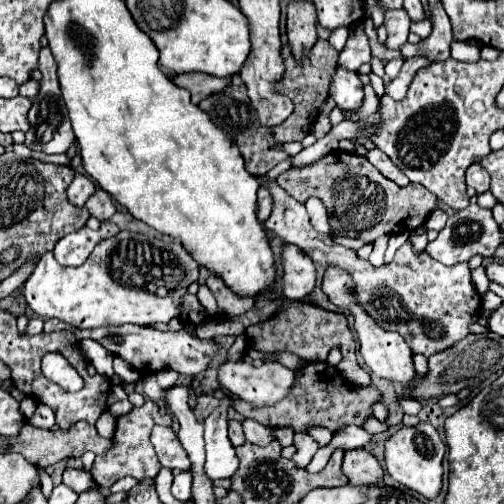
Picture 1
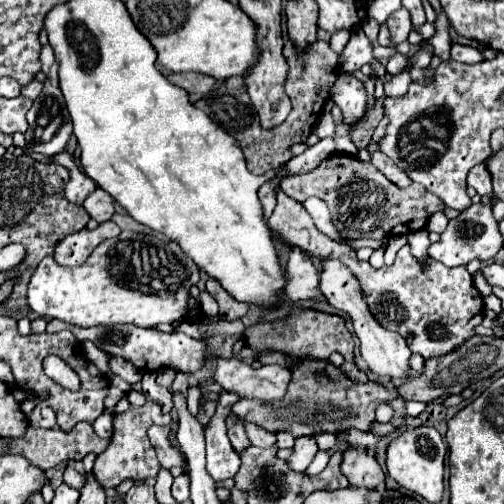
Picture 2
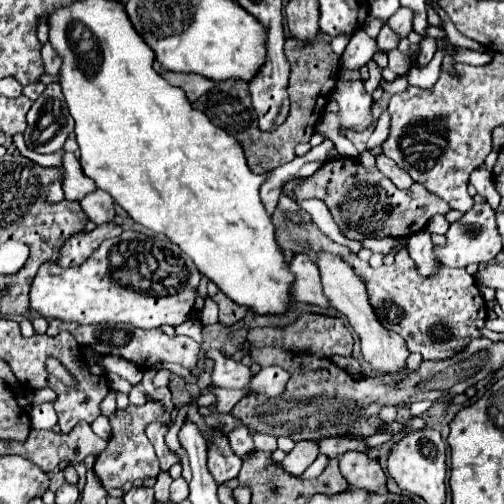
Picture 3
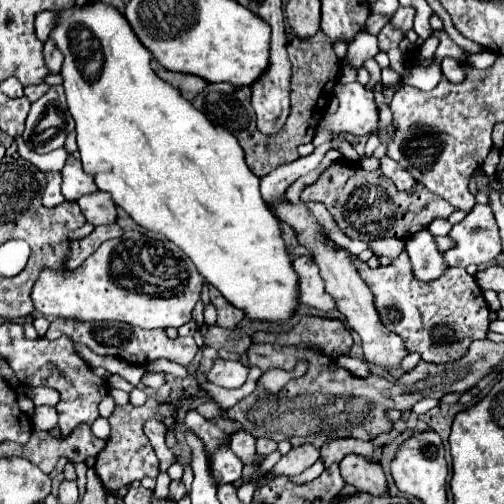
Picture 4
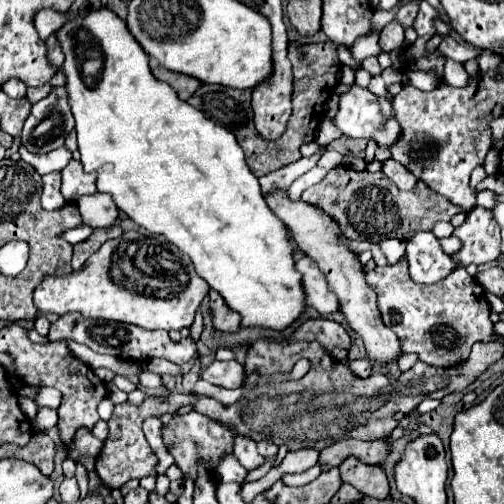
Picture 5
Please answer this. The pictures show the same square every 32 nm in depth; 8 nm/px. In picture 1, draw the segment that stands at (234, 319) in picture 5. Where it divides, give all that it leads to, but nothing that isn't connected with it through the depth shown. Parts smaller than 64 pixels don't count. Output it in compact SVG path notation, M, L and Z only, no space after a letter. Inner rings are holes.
M212 274L208 280L206 280L208 288L212 290L212 294L216 296L216 302L218 302L218 308L230 316L240 316L244 312L248 312L252 306L254 306L254 298L256 296L238 296L236 292L232 292L224 280L216 274Z

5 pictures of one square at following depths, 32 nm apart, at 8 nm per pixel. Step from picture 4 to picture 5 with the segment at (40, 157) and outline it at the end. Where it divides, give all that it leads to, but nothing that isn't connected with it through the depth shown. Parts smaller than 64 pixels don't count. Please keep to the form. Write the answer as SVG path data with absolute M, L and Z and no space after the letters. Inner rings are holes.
M21 145L18 152L24 162L32 164L32 166L34 166L38 172L42 172L42 174L48 174L48 172L52 172L52 170L62 170L62 168L66 166L66 162L72 158L72 154L68 152L66 146L56 148L56 150L52 150L52 152L46 154L36 154L28 152L28 150Z

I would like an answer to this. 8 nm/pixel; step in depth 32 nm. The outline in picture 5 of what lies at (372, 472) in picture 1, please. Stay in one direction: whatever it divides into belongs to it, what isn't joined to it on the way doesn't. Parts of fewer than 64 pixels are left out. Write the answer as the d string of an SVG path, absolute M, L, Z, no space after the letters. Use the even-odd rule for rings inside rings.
M348 456L340 464L340 476L342 482L352 484L360 494L372 496L372 498L388 498L390 486L386 480L386 474L380 466L370 466L356 456Z

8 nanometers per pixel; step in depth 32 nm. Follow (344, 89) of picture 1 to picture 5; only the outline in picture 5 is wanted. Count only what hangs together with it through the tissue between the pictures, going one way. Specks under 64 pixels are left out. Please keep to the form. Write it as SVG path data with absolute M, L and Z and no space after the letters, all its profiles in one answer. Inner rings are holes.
M352 84L348 92L340 94L340 108L334 116L334 126L352 136L352 138L368 138L376 140L380 146L390 146L396 136L400 136L400 126L396 120L384 120L378 98L368 90Z

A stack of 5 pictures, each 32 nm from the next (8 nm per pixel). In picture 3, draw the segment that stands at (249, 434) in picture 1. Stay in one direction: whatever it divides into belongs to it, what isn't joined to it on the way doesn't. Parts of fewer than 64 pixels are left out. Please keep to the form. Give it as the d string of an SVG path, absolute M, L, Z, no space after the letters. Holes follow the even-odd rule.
M250 428L250 436L254 440L254 446L258 450L274 450L276 448L276 438L270 436L270 434L262 434L262 432L256 432Z

